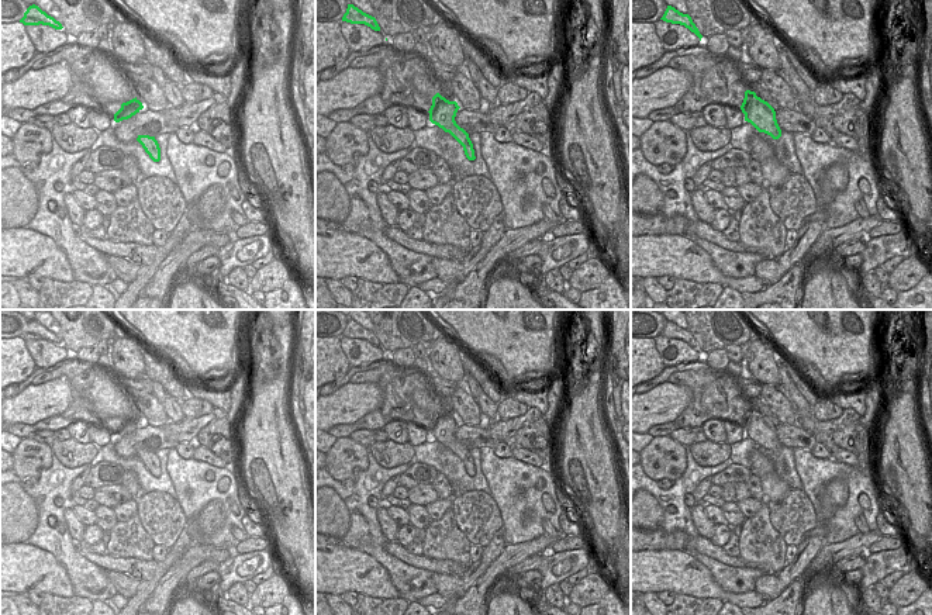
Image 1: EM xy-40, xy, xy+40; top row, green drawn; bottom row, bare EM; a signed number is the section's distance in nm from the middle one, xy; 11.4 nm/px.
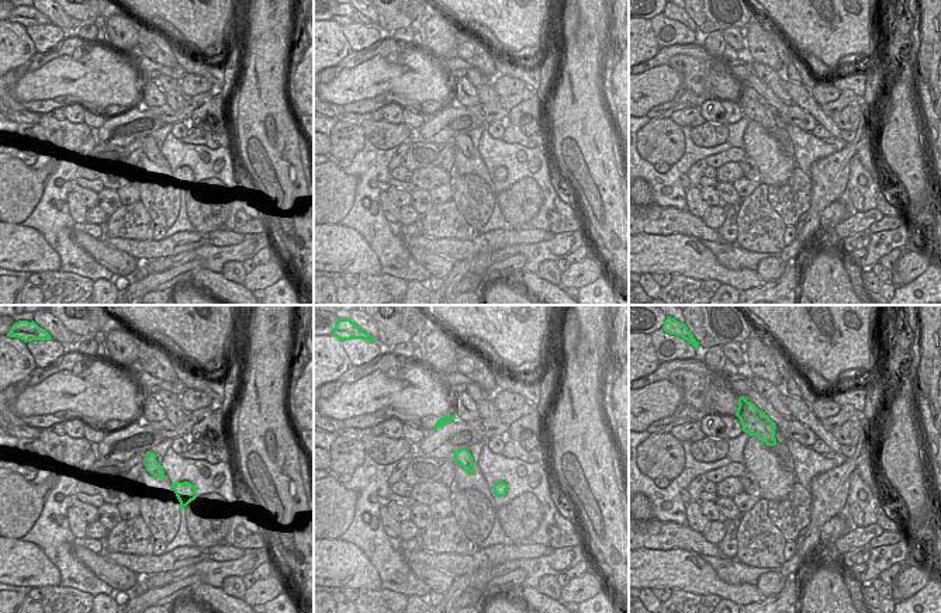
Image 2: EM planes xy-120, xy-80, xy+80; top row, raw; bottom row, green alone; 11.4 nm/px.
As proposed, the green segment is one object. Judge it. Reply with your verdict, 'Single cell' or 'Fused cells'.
Single cell.

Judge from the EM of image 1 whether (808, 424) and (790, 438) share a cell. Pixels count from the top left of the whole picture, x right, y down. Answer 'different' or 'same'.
different

